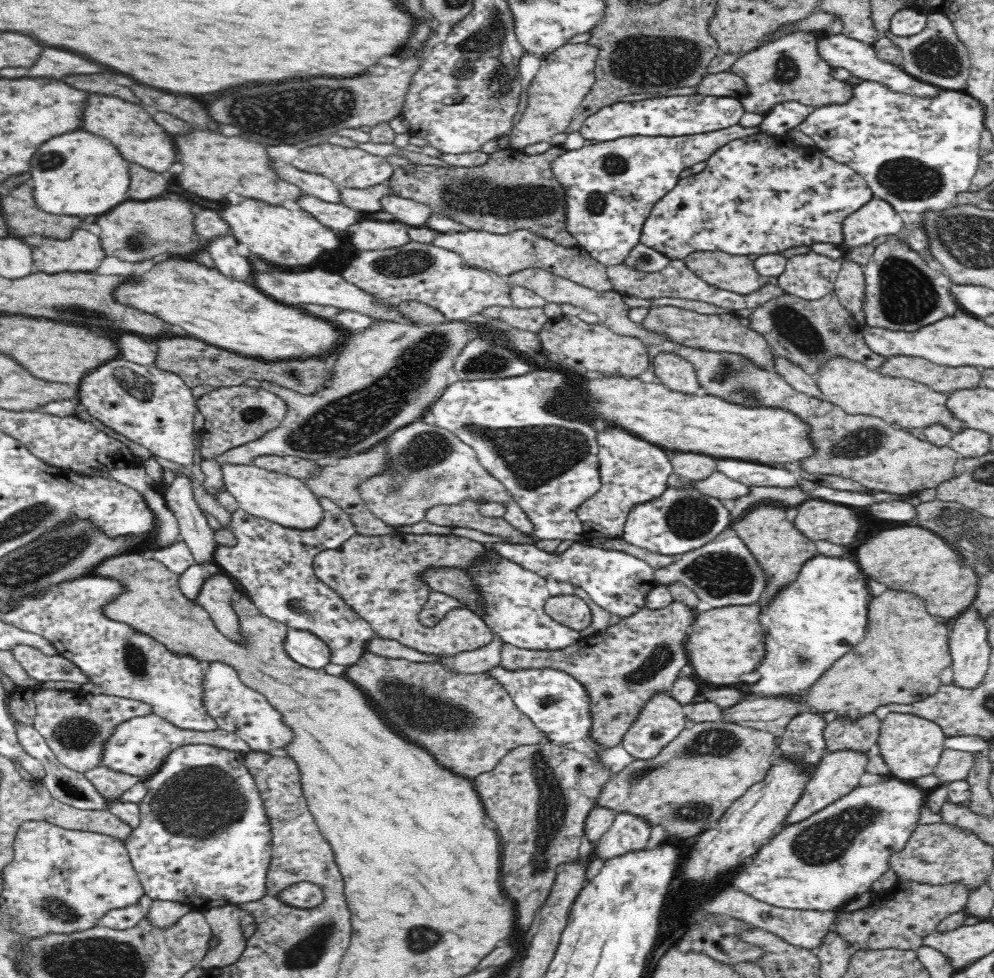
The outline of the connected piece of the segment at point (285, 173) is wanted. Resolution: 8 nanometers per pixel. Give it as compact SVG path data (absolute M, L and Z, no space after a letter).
M272 158L272 168L276 170L276 174L282 180L296 185L302 194L318 198L323 202L342 204L339 187L329 178L321 174L296 169L293 165L280 160L280 158Z

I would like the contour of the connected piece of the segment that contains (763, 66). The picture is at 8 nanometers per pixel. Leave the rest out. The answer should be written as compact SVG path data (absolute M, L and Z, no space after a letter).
M817 31L789 33L738 56L730 70L742 77L748 86L748 94L740 98L745 112L764 115L775 105L786 101L798 101L806 106L838 105L848 102L853 86L847 81L832 77L832 67L820 57L818 42L825 35Z

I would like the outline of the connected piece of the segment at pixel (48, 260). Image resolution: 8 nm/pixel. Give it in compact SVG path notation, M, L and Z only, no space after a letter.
M82 228L74 230L68 240L43 237L40 246L34 246L32 252L33 266L45 274L96 270L104 258L98 236Z

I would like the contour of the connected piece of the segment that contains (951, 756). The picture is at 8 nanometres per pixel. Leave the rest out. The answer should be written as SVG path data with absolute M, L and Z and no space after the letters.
M945 749L933 774L942 783L965 780L973 762L976 761L976 756L978 755L970 752Z

